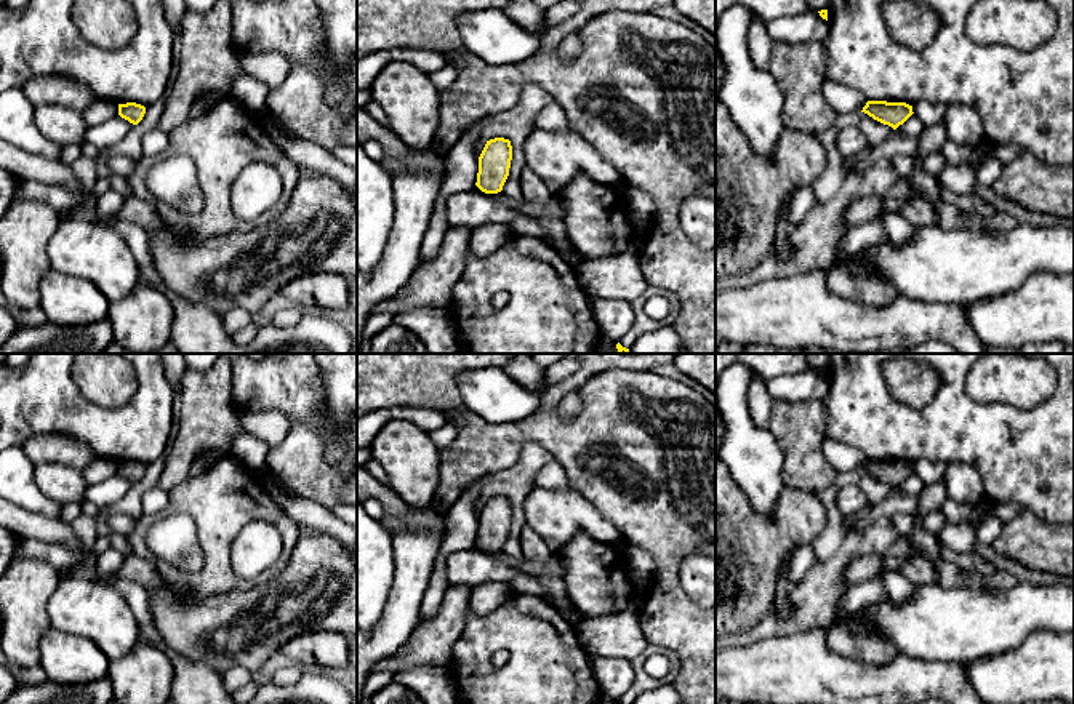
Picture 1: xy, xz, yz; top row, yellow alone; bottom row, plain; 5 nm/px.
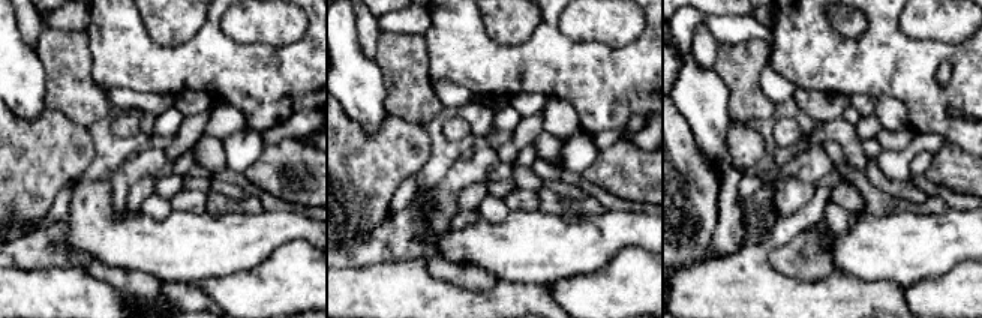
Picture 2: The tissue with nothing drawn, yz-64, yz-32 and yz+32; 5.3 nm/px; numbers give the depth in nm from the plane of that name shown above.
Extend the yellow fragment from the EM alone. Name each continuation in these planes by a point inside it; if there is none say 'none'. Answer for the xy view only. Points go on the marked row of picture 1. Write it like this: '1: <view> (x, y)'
none

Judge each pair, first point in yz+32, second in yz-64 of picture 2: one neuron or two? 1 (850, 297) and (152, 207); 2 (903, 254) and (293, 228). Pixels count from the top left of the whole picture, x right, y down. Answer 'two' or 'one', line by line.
1: two
2: one

